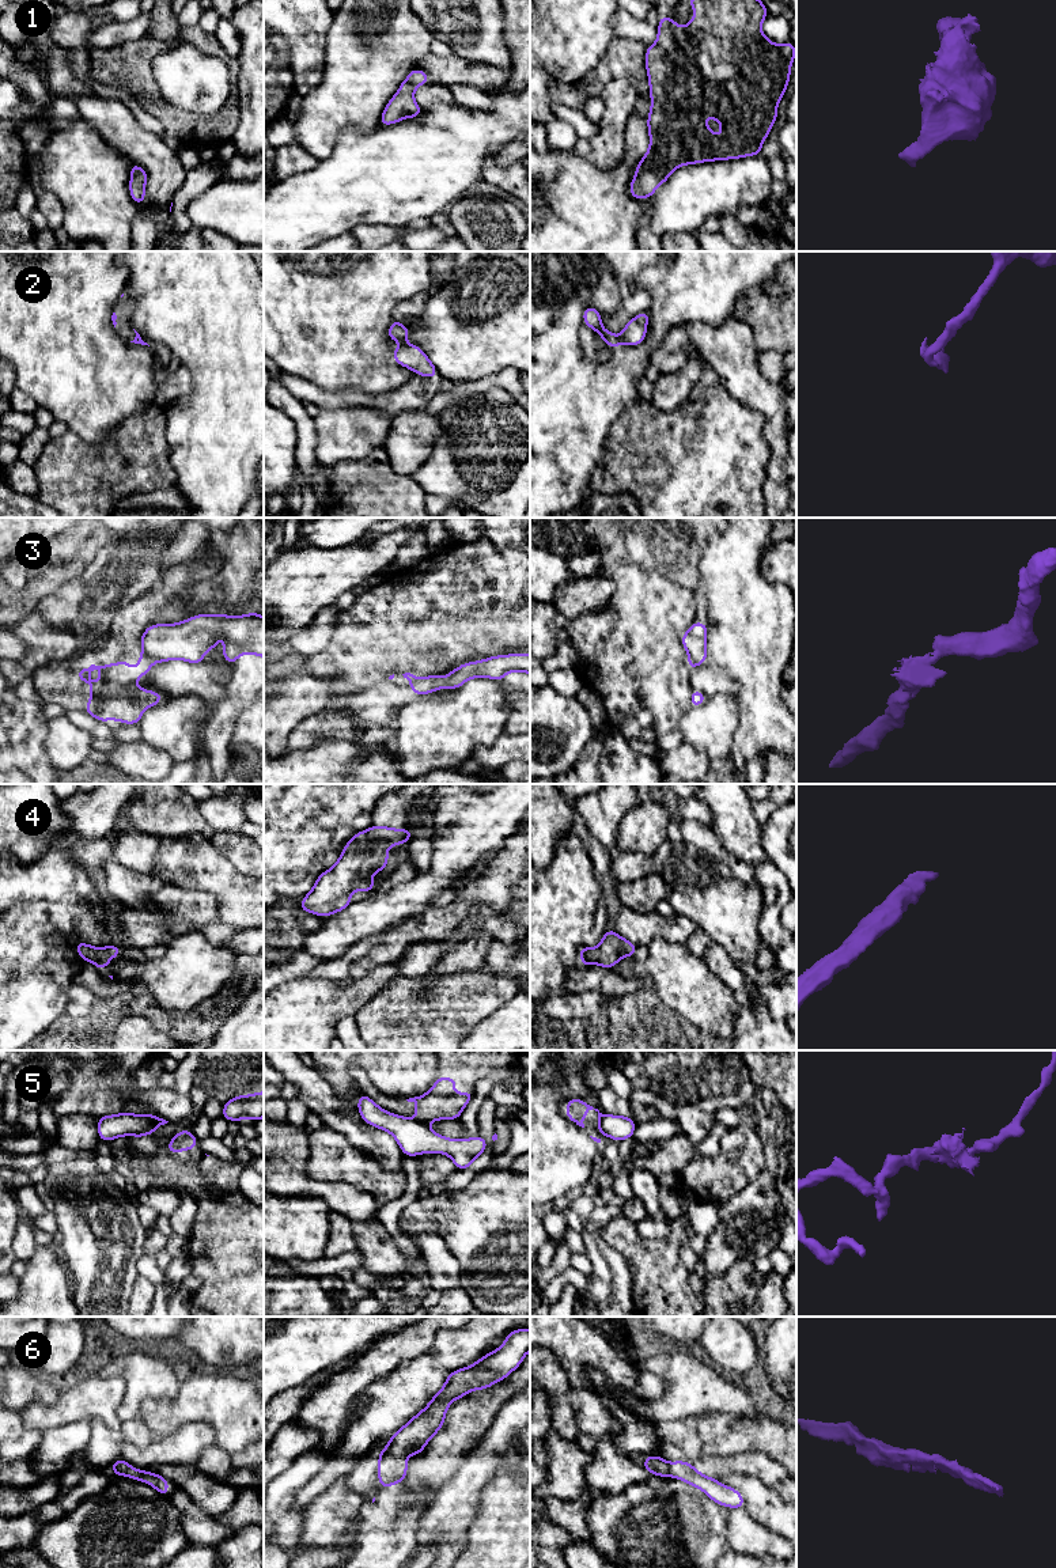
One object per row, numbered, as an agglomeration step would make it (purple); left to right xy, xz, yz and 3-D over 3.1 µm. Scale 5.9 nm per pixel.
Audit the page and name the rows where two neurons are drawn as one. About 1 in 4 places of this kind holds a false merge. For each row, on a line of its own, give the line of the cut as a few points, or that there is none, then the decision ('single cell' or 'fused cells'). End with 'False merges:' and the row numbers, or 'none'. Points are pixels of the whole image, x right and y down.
1: cut none; single cell
2: cut yz (619, 337), (621, 343); fused cells
3: cut xy (143, 652), (152, 662); fused cells
4: cut none; single cell
5: cut xy (147, 1113), (152, 1123), (150, 1132); fused cells
6: cut none; single cell
False merges: 2, 3, 5

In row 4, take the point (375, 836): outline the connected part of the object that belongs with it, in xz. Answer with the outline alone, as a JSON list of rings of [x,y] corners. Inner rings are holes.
[[[372,825],[364,832],[355,833],[344,845],[345,849],[336,864],[318,875],[299,909],[319,917],[347,909],[352,904],[352,893],[362,890],[368,894],[374,889],[376,882],[371,875],[386,868],[387,848],[408,842],[413,834],[409,829]]]

